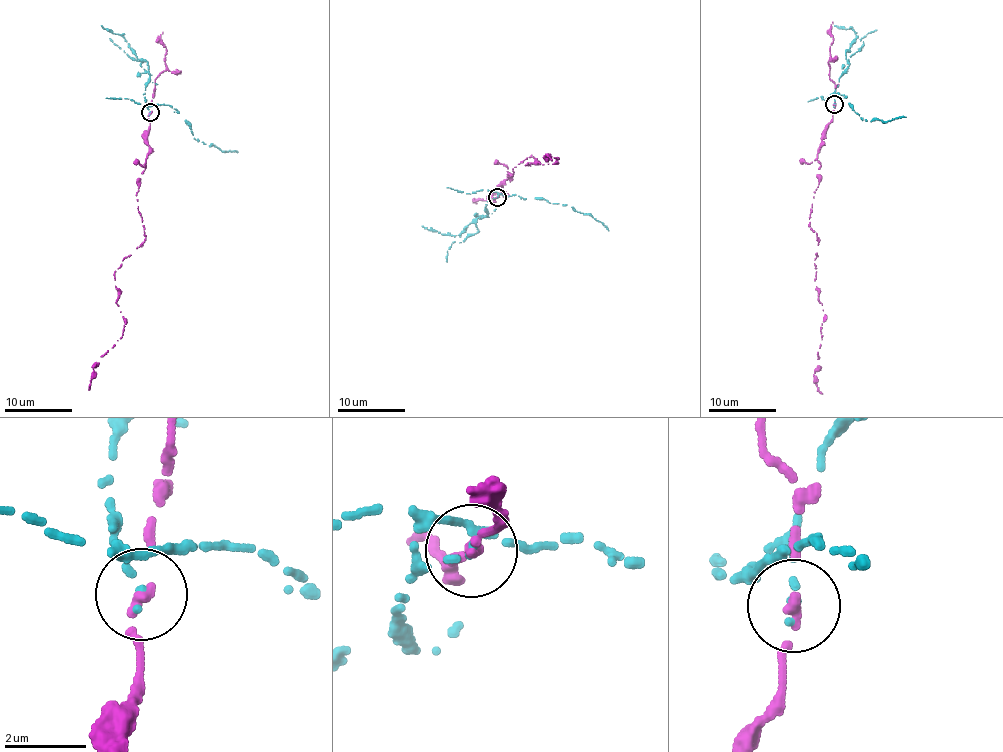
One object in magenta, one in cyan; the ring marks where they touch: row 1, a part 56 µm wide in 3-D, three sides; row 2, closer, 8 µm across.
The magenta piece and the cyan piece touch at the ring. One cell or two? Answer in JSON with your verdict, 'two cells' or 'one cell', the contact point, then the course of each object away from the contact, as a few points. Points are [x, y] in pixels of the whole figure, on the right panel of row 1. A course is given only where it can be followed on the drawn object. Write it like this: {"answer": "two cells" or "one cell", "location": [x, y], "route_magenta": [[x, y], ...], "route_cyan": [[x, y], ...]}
{"answer": "two cells", "location": [834, 104], "route_magenta": [[834, 104], [817, 154], [818, 184], [809, 227], [817, 237], [815, 272], [824, 314], [814, 372], [823, 393]], "route_cyan": [[834, 104], [834, 96], [830, 94], [828, 99], [838, 92], [846, 97], [862, 120], [906, 117]]}

